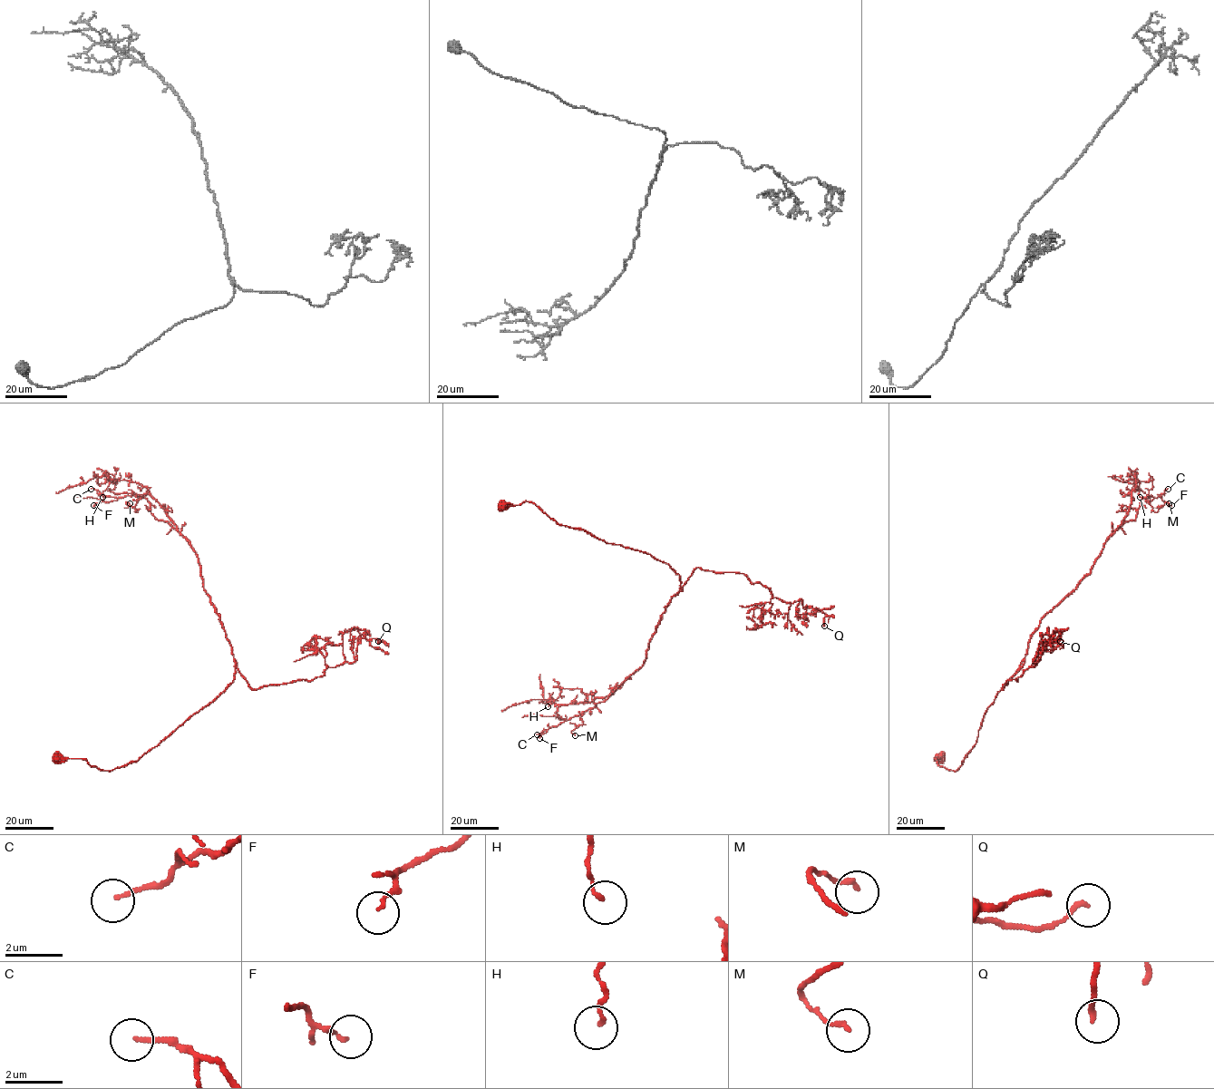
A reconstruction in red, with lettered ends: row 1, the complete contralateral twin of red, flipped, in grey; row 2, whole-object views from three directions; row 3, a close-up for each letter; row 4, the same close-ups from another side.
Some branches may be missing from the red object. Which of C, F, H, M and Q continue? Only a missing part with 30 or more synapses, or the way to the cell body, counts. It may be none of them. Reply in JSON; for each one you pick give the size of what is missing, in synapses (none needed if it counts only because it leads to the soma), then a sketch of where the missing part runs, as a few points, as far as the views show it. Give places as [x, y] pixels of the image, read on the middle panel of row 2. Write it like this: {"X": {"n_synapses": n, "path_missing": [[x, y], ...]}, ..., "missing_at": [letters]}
{"missing_at": []}

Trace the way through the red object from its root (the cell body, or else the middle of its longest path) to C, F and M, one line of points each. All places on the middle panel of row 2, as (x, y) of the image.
C: (501, 505), (534, 502), (558, 524), (666, 563), (681, 582), (649, 642), (643, 665), (604, 701), (537, 734)
F: (501, 505), (534, 502), (558, 524), (666, 563), (681, 582), (643, 665), (604, 701), (539, 738)
M: (501, 505), (530, 501), (558, 524), (645, 552), (679, 576), (643, 665), (583, 713), (575, 735)

